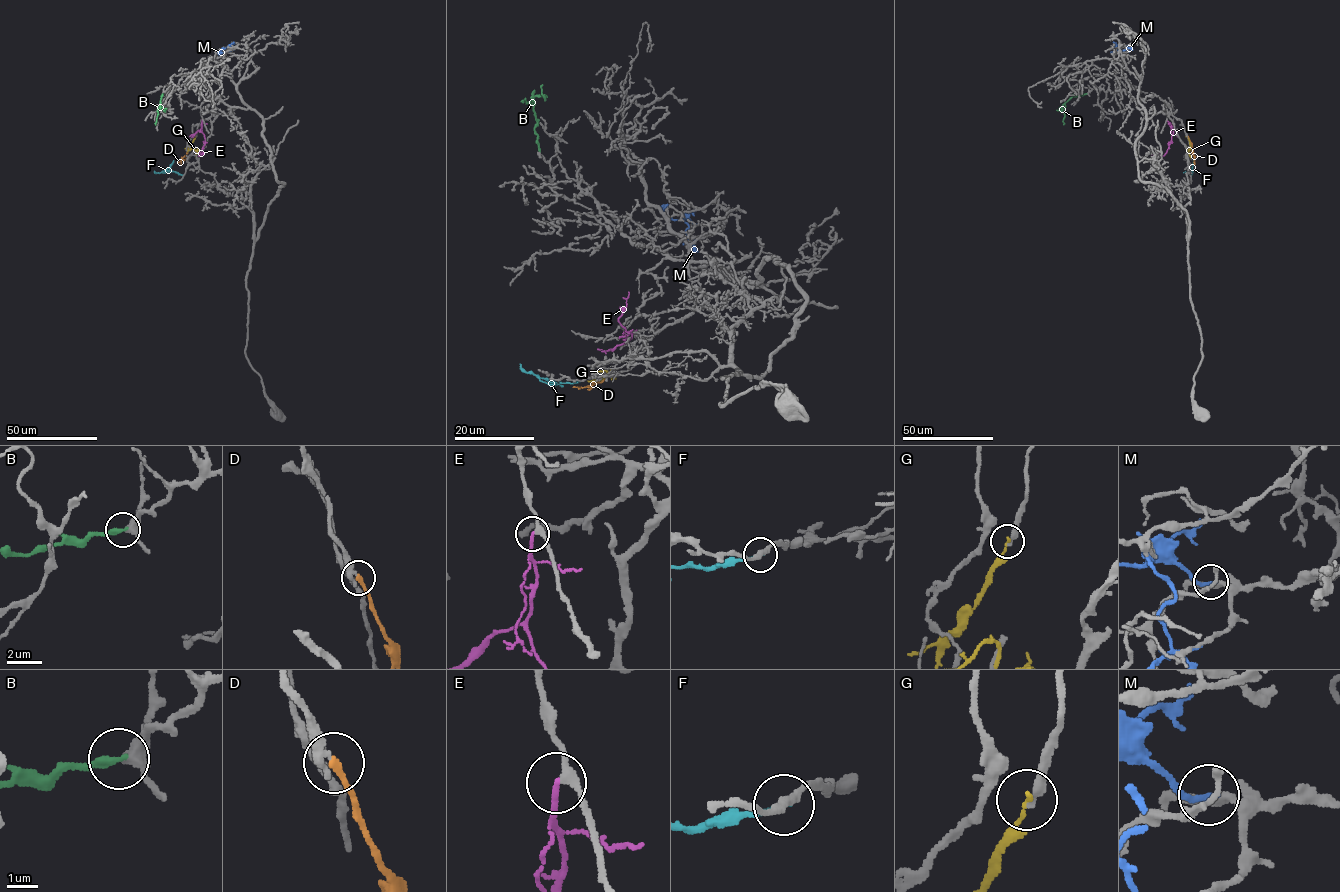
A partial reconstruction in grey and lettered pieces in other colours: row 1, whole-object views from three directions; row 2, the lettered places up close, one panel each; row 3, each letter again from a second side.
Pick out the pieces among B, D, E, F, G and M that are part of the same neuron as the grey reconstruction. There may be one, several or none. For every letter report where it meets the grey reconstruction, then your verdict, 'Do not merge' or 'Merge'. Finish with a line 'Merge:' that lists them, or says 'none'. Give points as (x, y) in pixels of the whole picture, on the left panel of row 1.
B: Touches grey at (163, 93). Merge
D: Touches grey at (196, 136). Do not merge
E: Touches grey at (202, 120). Do not merge
F: Touches grey at (183, 175). Merge
G: Touches grey at (195, 136). Do not merge
M: Touches grey at (235, 43). Do not merge
Merge: B, F

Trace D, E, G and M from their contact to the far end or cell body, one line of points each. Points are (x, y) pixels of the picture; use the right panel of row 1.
D: (1187, 136), (1194, 160), (1195, 156)
E: (1166, 120), (1174, 129), (1167, 151), (1162, 156), (1151, 154)
G: (1187, 136), (1190, 157)
M: (1120, 43), (1117, 50), (1132, 48)

